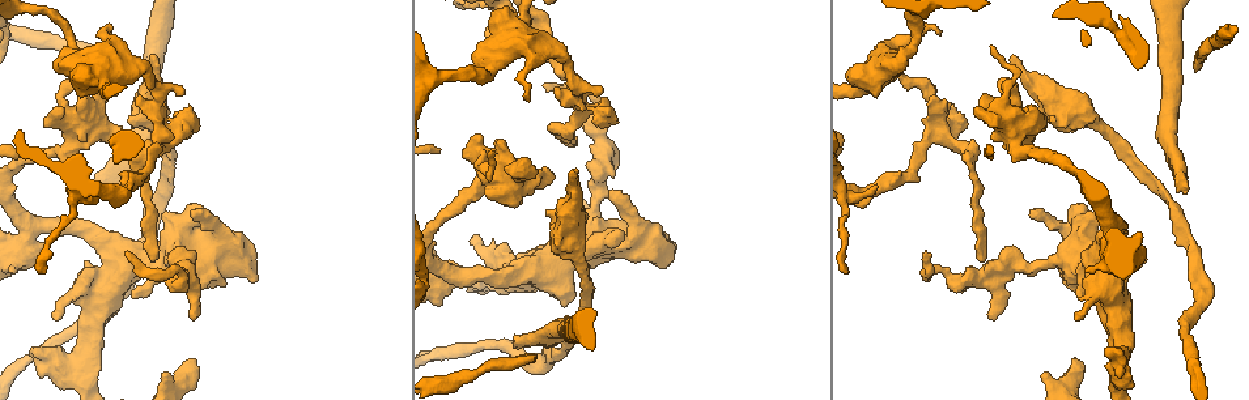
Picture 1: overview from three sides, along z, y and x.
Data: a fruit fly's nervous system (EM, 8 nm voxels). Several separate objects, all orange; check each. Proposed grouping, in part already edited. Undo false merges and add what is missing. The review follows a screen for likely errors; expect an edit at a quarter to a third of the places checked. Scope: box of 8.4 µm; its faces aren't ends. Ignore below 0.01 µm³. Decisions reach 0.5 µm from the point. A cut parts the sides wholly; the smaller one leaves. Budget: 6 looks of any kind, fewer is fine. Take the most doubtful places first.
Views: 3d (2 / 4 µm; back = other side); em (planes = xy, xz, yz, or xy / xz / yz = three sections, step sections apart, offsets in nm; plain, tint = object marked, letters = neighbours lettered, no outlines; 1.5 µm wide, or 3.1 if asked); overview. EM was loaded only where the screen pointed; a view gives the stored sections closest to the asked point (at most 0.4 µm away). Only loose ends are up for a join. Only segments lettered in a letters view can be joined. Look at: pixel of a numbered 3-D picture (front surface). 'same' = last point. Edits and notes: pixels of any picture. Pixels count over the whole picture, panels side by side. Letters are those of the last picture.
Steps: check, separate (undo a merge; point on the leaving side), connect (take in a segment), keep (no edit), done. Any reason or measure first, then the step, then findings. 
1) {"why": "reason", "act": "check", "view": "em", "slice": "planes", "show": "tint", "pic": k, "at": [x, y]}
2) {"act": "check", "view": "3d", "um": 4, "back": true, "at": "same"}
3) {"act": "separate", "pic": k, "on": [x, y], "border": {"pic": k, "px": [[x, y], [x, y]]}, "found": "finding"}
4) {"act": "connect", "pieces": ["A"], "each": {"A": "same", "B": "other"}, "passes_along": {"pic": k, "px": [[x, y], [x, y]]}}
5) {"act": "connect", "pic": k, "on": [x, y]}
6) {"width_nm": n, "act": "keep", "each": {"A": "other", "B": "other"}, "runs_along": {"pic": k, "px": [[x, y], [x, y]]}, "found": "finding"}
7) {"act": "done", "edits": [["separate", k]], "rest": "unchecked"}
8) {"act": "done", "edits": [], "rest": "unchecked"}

{"why": "free end", "act": "check", "view": "3d", "um": 4, "pic": 1, "at": [1184, 193]}

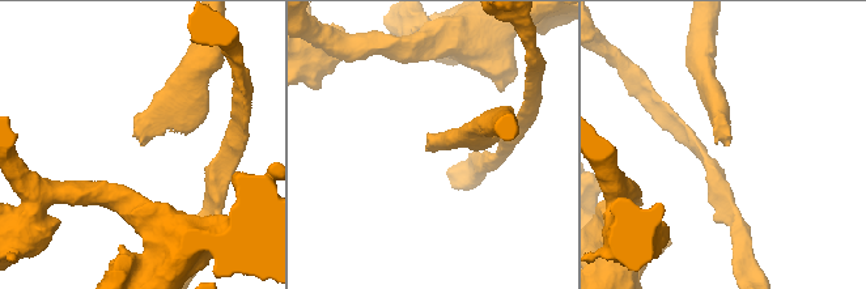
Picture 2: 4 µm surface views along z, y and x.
{"act": "check", "view": "em", "um": 3.1, "slice": "planes", "show": "tint", "pic": 2, "at": [142, 143]}

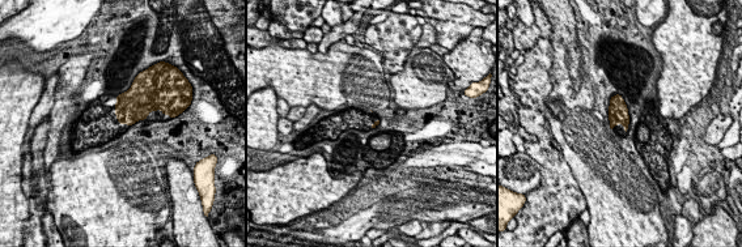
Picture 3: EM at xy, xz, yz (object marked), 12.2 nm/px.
{"act": "check", "view": "em", "um": 3.1, "slice": "planes", "show": "letters", "at": "same"}

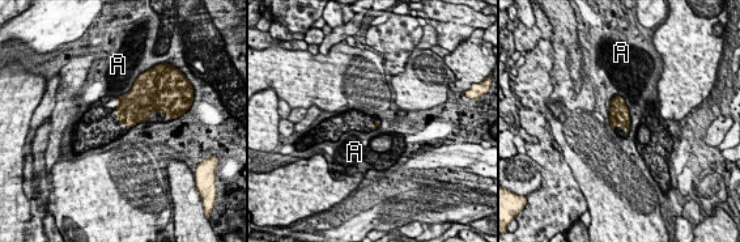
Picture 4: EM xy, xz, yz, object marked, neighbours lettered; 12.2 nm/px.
{"act": "keep", "each": {"A": "other"}, "border": {"pic": 4, "px": [[619, 94], [628, 109], [630, 124]]}, "found": "none of them fits"}

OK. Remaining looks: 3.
{"why": "free end", "act": "check", "view": "em", "slice": "planes", "show": "letters", "pic": 1, "at": [153, 55]}

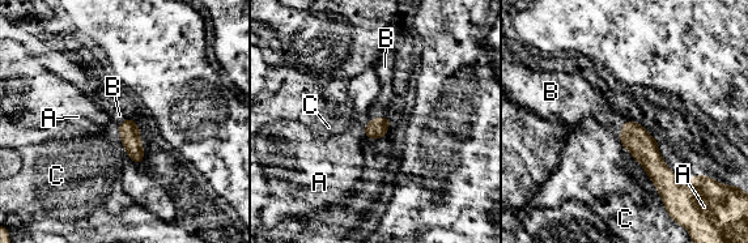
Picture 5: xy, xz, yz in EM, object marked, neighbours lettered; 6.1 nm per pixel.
{"width_nm": 130, "act": "connect", "pieces": ["B"], "each": {"A": "other", "B": "same", "C": "other"}, "passes_along": {"pic": 5, "px": [[377, 127], [378, 116], [387, 99]]}, "found": "it goes on there"}

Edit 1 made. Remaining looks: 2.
{"act": "done", "edits": [["connect", 5]], "rest": "unchecked"}

